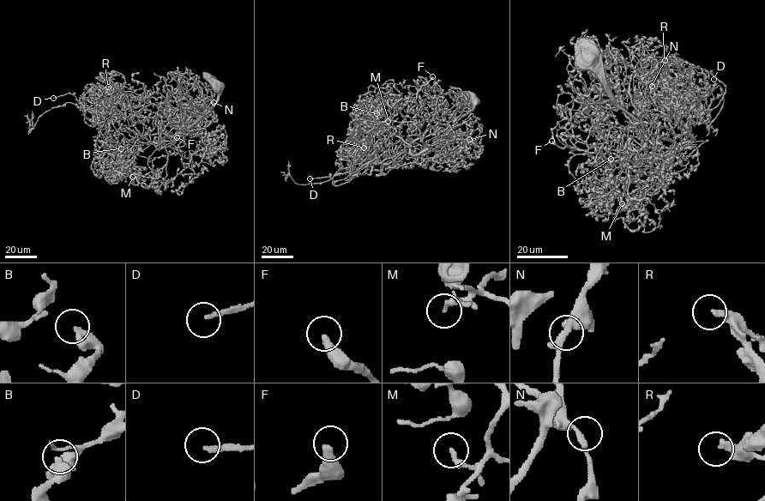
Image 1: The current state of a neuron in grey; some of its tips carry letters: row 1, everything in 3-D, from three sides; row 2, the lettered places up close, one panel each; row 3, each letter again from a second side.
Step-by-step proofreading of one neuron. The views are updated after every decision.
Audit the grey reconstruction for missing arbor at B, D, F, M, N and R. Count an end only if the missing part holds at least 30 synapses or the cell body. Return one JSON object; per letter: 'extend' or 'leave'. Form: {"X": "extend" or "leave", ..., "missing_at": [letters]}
{"B": "leave", "D": "extend", "F": "extend", "M": "leave", "N": "leave", "R": "extend", "missing_at": ["D", "F", "R"]}

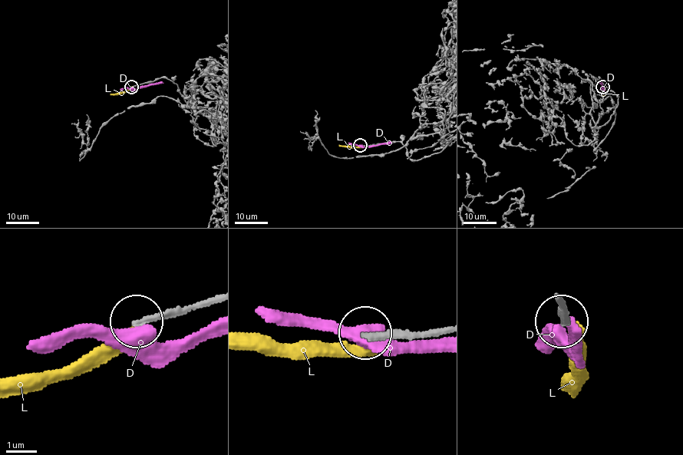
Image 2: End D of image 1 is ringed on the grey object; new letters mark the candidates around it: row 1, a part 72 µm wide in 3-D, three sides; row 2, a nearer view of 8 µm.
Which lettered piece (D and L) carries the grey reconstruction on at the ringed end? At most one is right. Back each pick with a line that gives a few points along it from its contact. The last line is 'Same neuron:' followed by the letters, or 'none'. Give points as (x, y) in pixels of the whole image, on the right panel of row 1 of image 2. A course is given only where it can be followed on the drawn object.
Same neuron: none

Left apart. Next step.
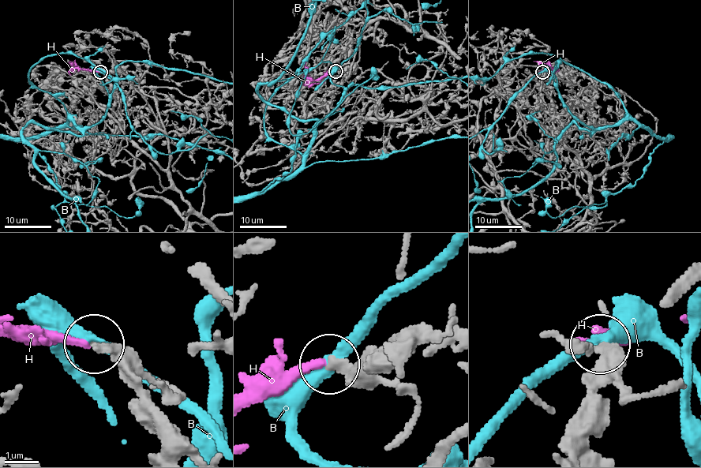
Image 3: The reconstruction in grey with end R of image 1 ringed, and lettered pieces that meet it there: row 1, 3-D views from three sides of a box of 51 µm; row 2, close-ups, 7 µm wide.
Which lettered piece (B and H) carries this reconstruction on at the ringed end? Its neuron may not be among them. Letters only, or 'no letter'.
H

